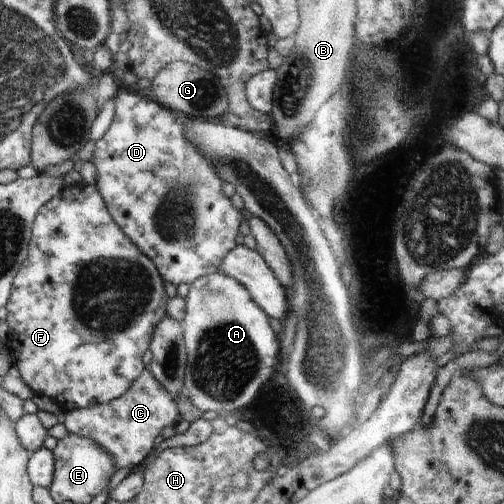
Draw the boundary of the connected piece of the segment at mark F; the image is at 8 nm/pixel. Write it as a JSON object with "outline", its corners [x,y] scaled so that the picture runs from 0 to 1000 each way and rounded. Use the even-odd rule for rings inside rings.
{"outline":[[[187,367],[129,371],[117,389],[107,389],[107,397],[99,395],[91,403],[91,413],[83,413],[83,429],[75,429],[75,437],[67,435],[67,476],[60,474],[58,486],[60,516],[50,516],[52,524],[44,522],[44,540],[36,540],[26,552],[24,579],[12,607],[20,663],[8,681],[12,683],[10,690],[28,712],[28,740],[42,746],[50,760],[67,772],[71,784],[95,786],[107,794],[125,817],[238,792],[286,736],[282,706],[298,687],[300,667],[310,645],[331,627],[329,605],[335,587],[325,571],[327,556],[317,548],[298,510],[278,500],[258,470],[252,470],[224,438],[206,395]]]}

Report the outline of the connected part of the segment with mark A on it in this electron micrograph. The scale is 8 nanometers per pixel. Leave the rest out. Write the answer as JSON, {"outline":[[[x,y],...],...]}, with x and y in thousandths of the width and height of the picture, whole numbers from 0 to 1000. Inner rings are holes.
{"outline":[[[431,536],[421,544],[391,552],[367,595],[369,627],[359,635],[371,716],[365,736],[363,780],[401,817],[435,817],[448,823],[490,810],[516,778],[520,762],[540,746],[552,718],[556,683],[536,651],[532,625],[508,603],[488,569],[458,548]]]}

